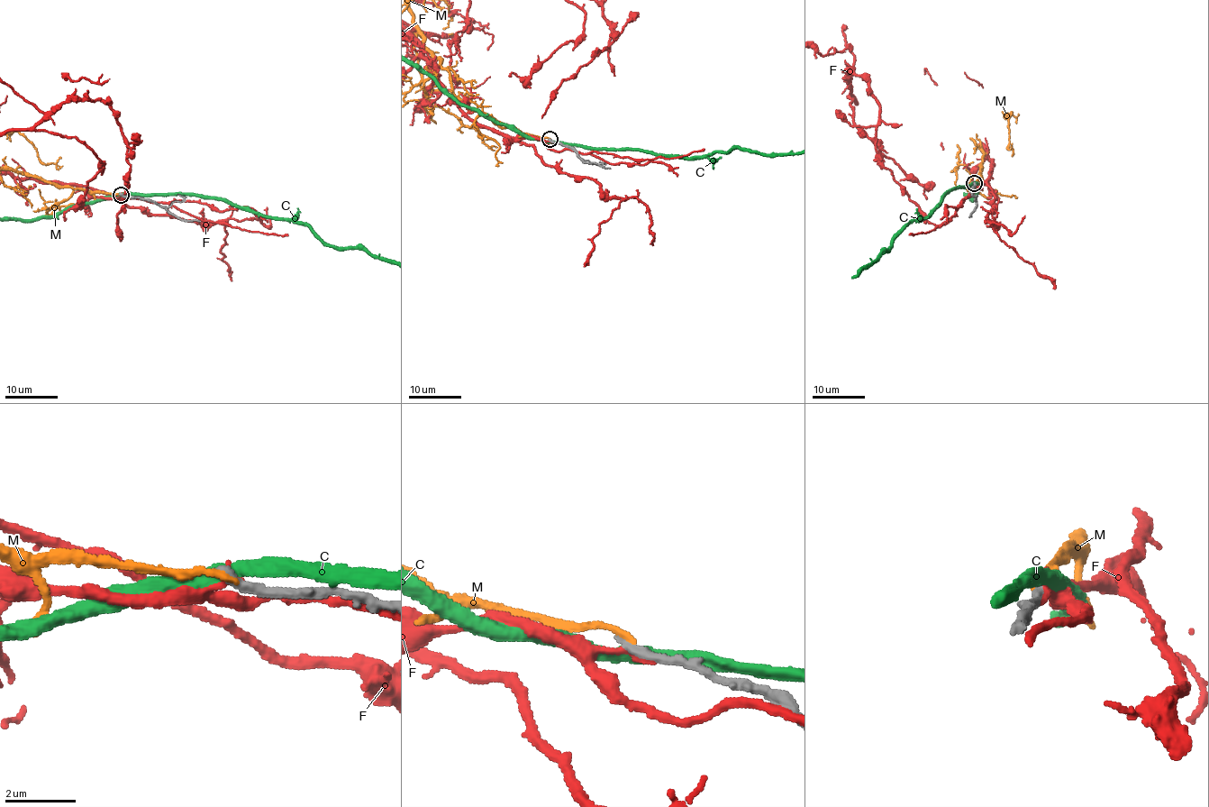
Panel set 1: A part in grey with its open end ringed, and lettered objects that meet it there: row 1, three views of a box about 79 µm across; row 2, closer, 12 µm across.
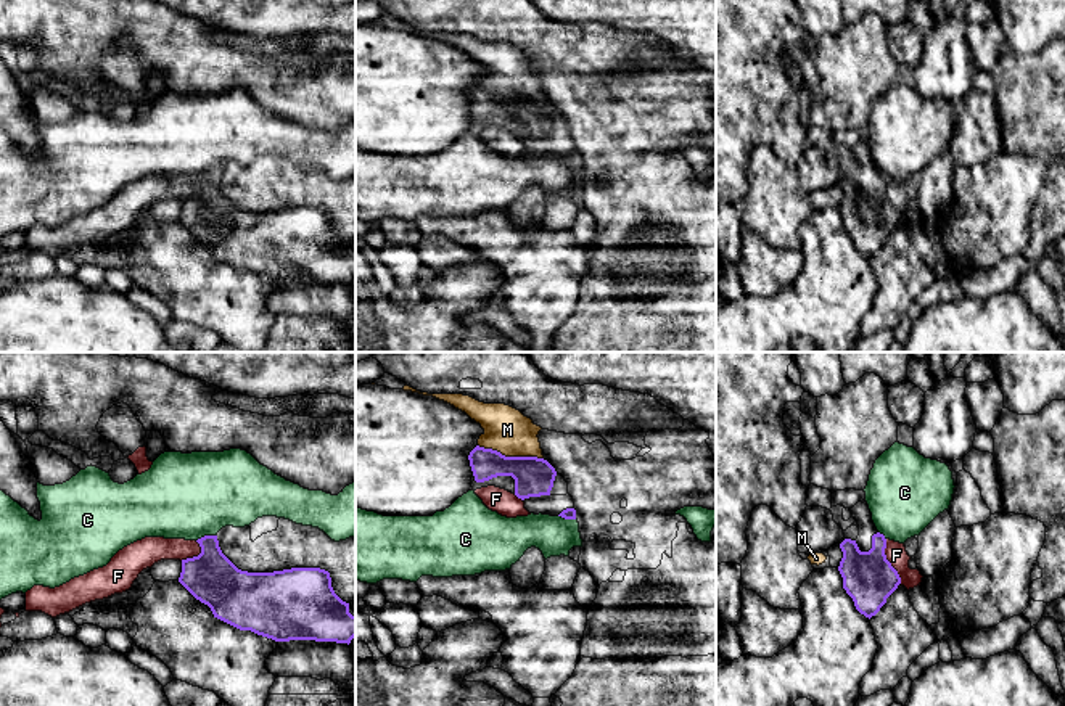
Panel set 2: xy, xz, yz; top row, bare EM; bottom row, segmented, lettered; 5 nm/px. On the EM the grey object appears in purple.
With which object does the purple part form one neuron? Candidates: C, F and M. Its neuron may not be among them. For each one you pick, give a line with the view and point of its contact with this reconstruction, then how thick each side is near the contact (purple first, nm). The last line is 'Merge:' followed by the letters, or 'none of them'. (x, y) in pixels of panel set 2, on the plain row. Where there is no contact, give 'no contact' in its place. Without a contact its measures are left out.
M: meets purple in xz at (510, 97); 190 nm thick on the purple side, 220 nm on the other
Merge: M

